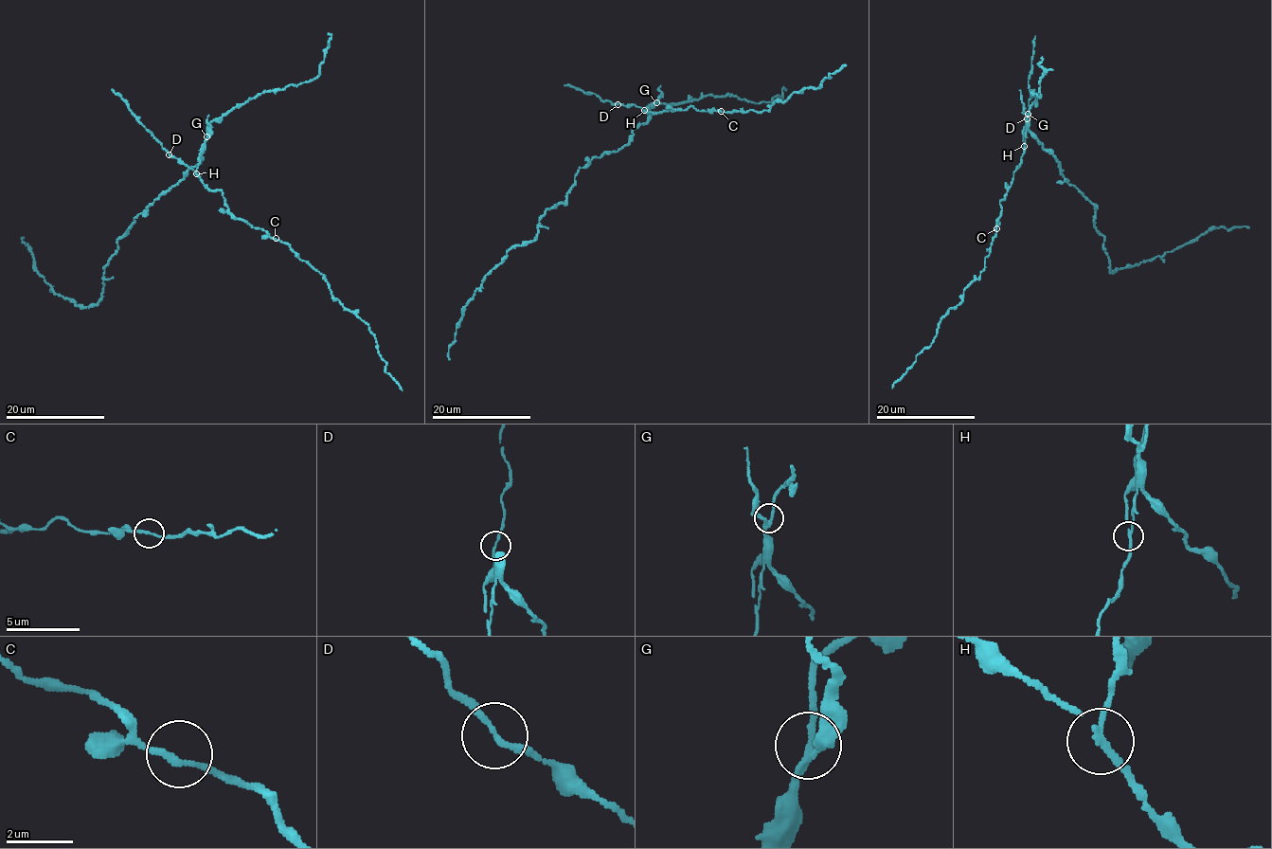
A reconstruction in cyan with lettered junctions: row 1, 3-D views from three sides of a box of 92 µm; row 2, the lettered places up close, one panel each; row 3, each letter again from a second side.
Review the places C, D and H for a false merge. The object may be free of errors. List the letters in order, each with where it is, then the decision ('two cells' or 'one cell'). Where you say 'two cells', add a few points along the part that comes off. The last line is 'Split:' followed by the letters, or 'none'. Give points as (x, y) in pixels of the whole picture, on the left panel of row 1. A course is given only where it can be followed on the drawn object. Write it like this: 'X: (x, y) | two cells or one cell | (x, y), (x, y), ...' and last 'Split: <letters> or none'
C: (276, 238) | one cell
D: (169, 154) | one cell
H: (196, 173) | two cells | (196, 173), (200, 155), (134, 219), (103, 268), (101, 299), (87, 306), (55, 293), (24, 238)
Split: H

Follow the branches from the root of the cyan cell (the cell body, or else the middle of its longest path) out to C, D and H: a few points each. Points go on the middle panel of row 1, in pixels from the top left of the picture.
C: (633, 131), (647, 121), (648, 107), (644, 111), (649, 113), (687, 110), (691, 106), (699, 111), (721, 111)
D: (633, 131), (647, 121), (649, 108), (644, 110), (635, 104), (618, 104)
H: (633, 131), (647, 121), (649, 108), (644, 110)

